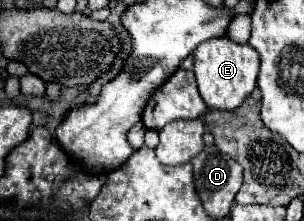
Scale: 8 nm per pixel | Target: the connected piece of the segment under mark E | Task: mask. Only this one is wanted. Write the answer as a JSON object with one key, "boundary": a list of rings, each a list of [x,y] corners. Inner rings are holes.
{"boundary":[[[213,38],[195,50],[195,66],[199,94],[211,110],[235,110],[257,86],[259,54],[249,44],[237,44],[229,38]]]}

